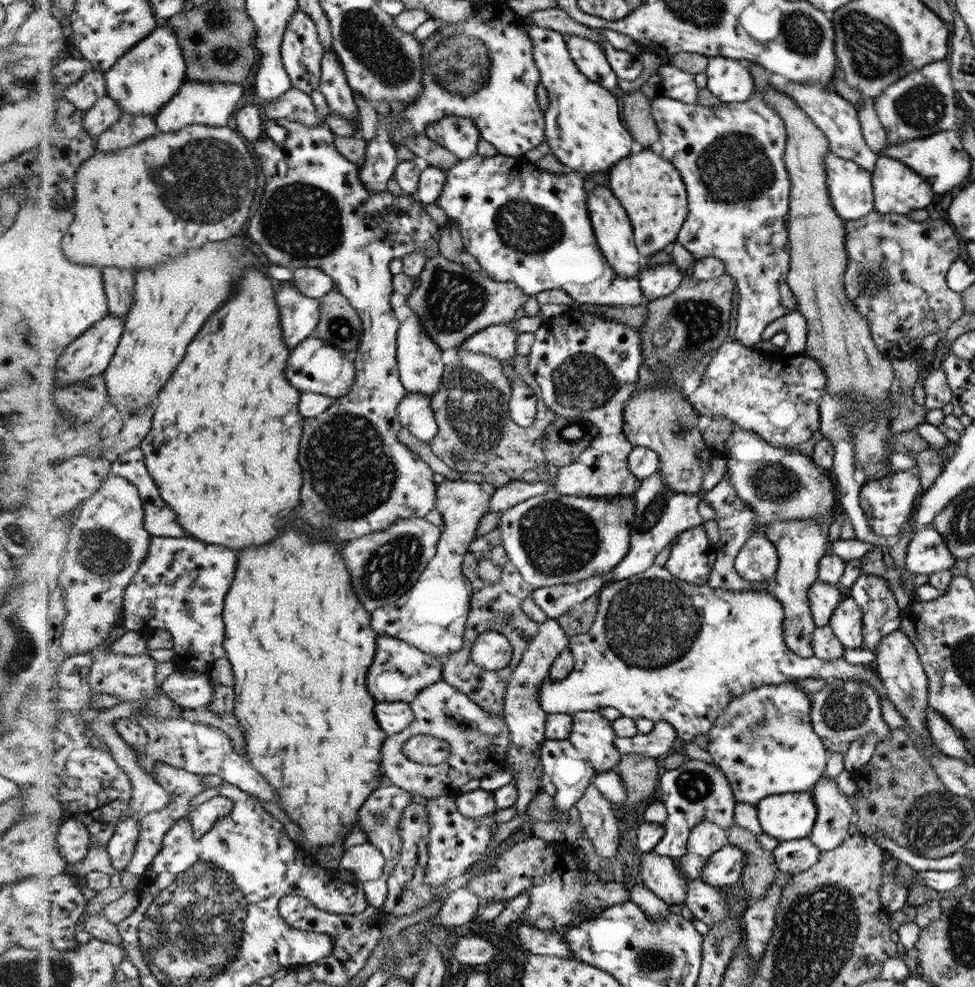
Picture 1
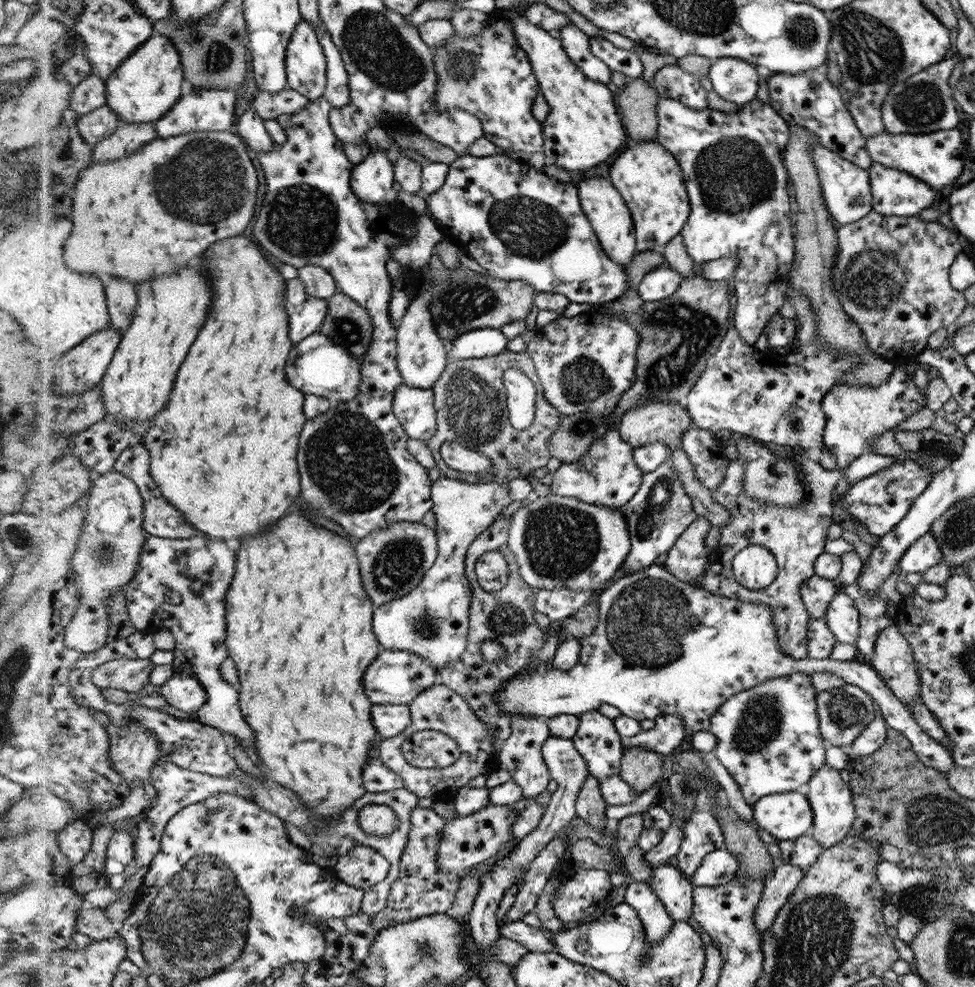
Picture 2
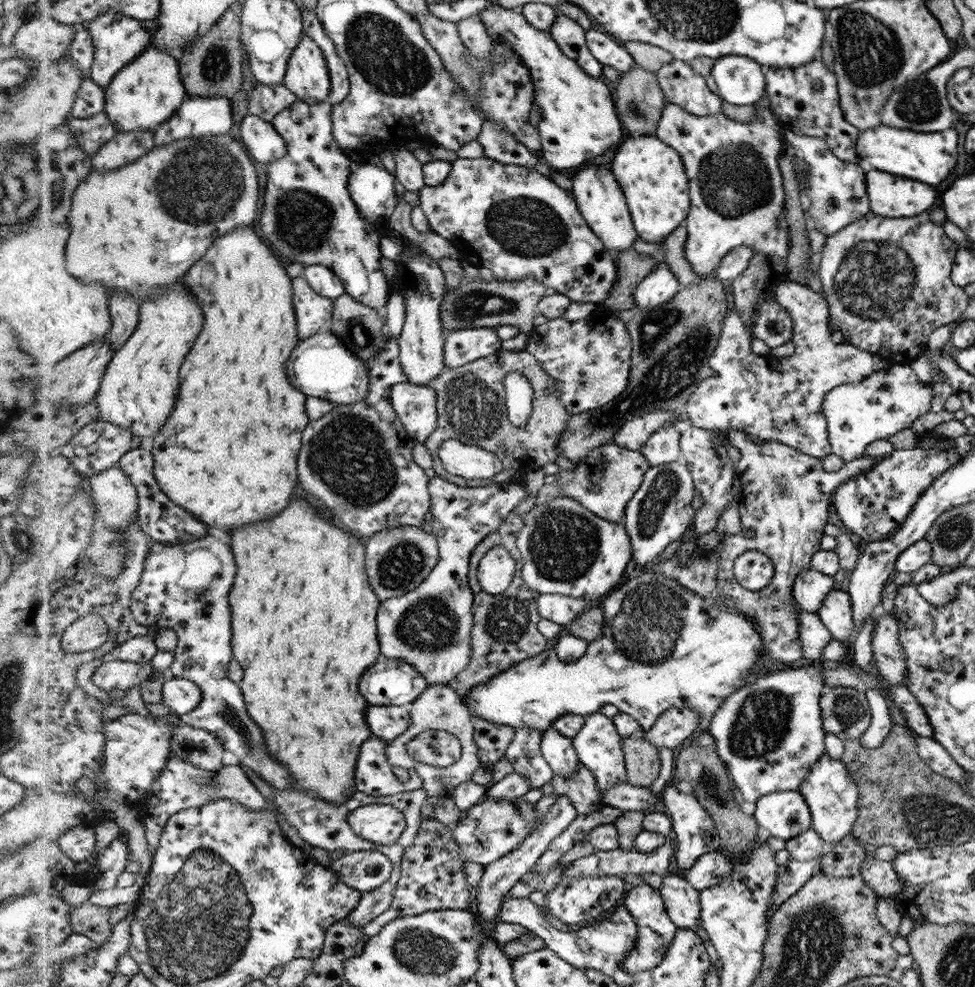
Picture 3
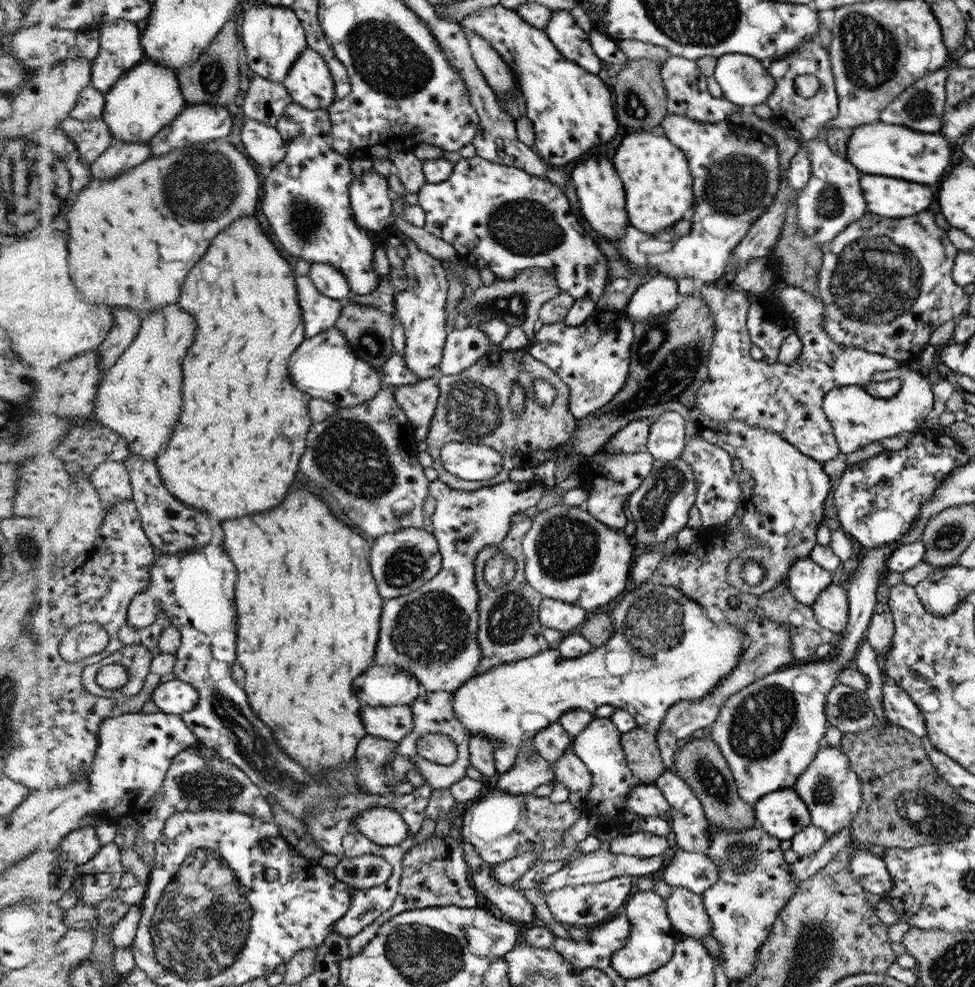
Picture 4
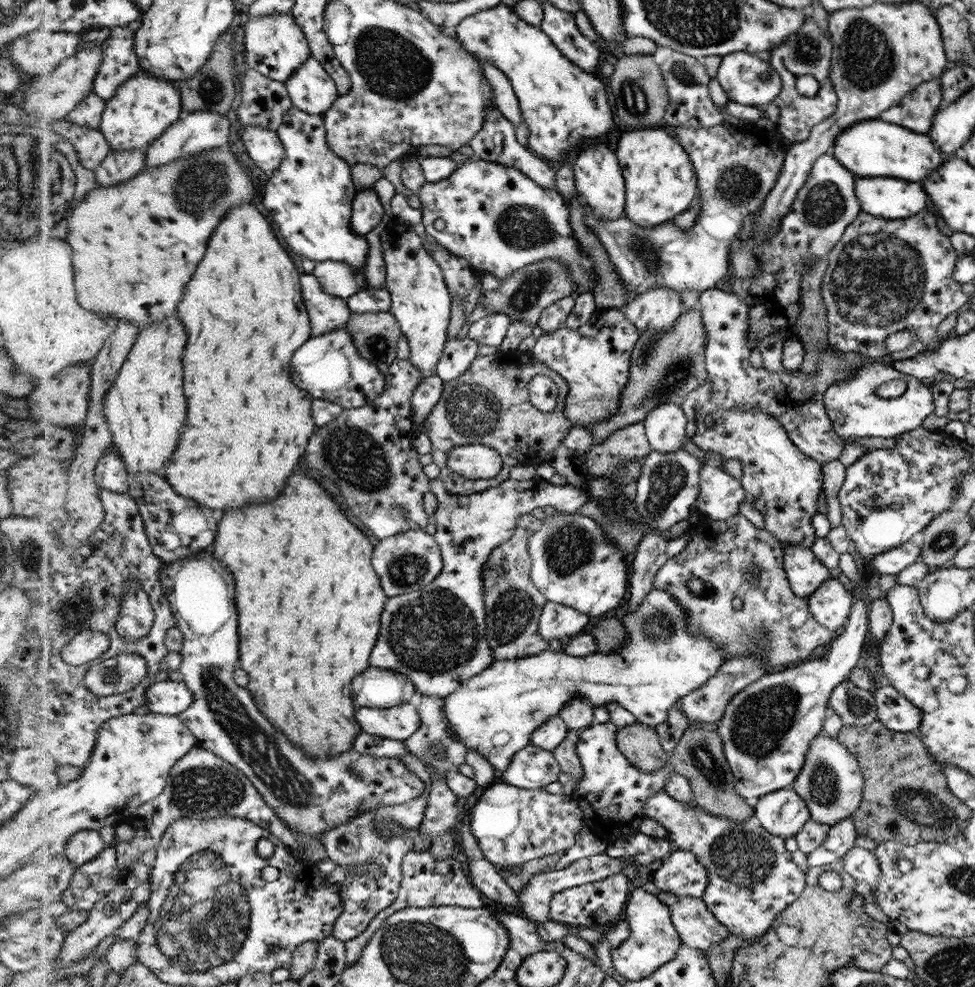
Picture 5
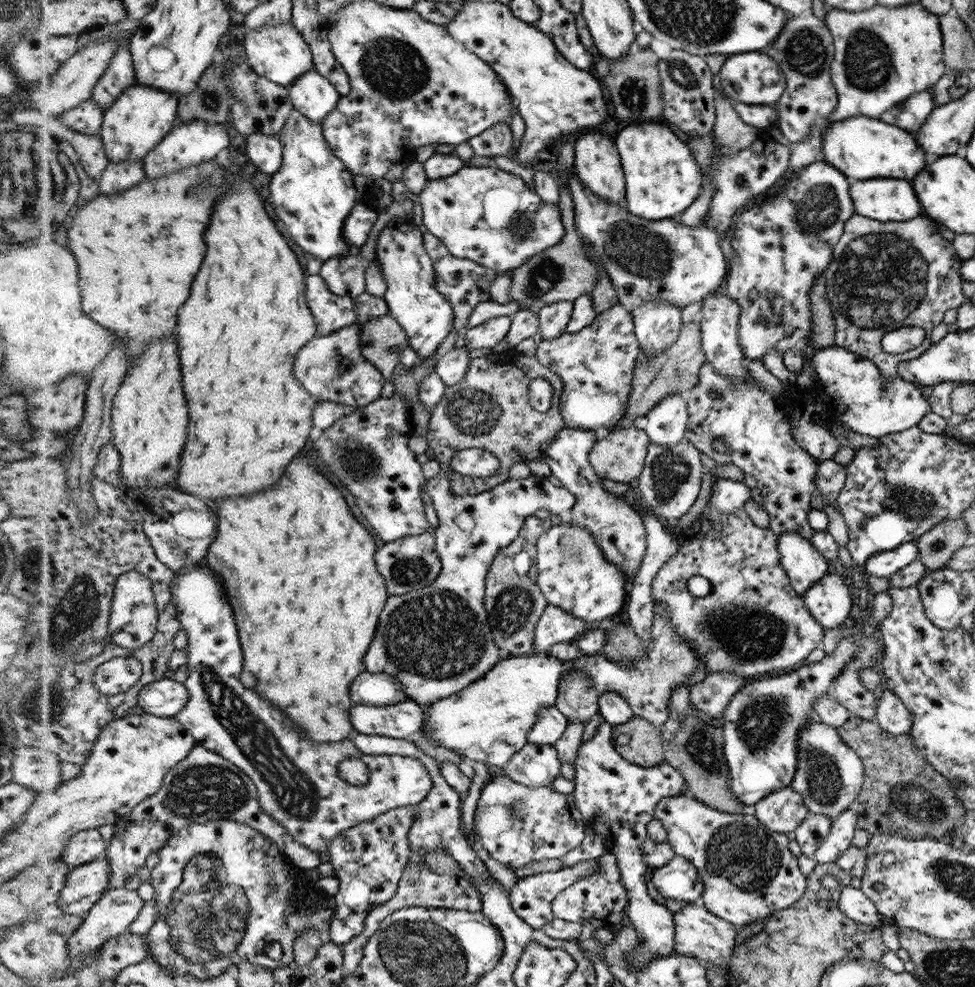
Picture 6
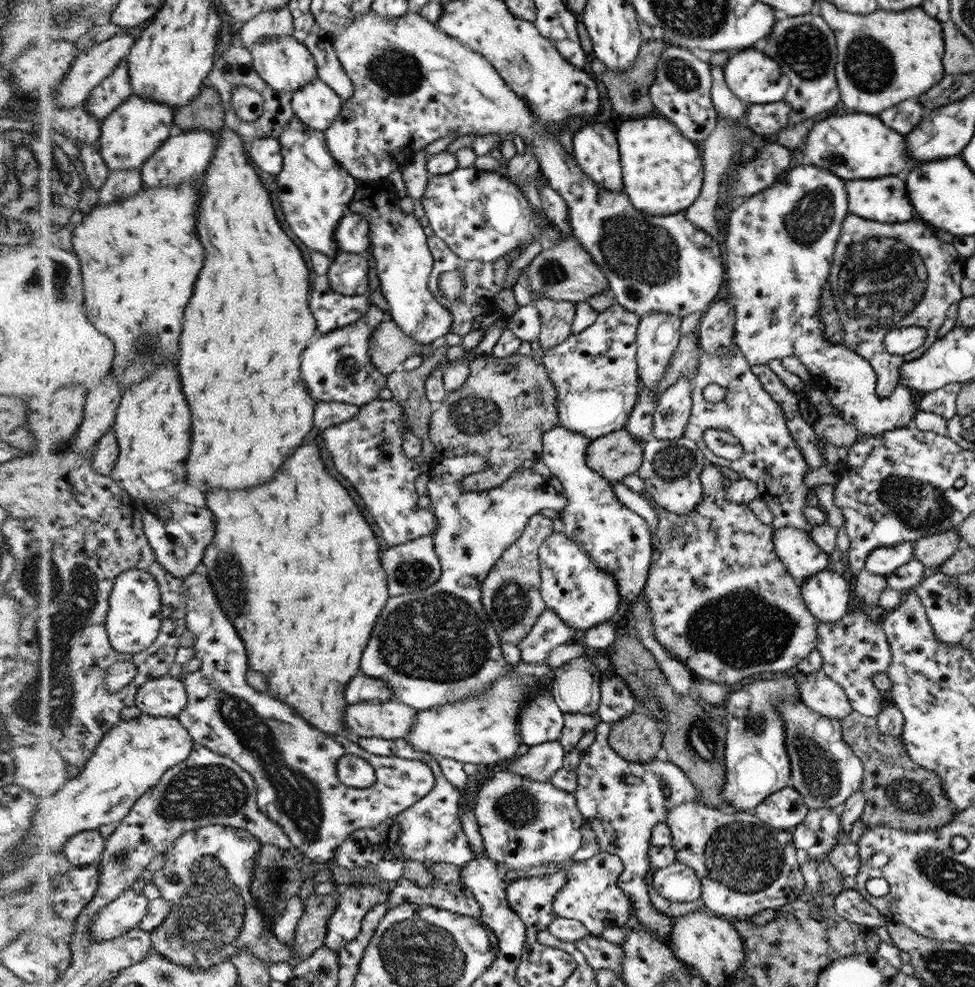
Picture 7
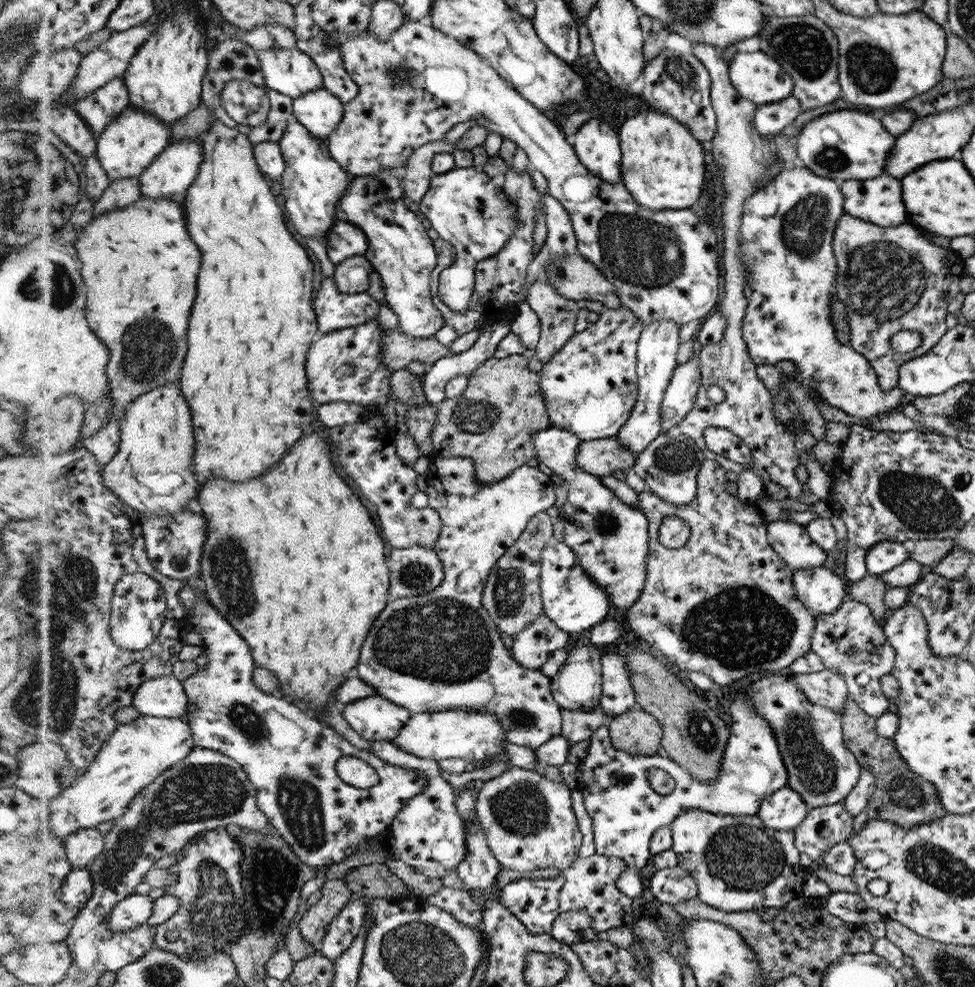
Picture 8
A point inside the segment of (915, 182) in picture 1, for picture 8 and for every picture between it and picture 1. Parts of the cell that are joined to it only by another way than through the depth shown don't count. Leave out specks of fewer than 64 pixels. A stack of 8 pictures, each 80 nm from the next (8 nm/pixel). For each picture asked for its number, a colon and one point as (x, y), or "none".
2: (896, 193)
3: (892, 196)
4: (888, 197)
5: (891, 198)
6: (885, 199)
7: (883, 199)
8: (878, 200)

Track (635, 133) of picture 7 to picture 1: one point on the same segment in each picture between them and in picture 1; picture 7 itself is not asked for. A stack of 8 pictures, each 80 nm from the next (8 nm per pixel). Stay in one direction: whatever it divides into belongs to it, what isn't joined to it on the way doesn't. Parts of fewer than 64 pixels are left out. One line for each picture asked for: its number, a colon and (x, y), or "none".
1: (650, 187)
2: (648, 176)
3: (653, 177)
4: (656, 175)
5: (660, 180)
6: (662, 177)

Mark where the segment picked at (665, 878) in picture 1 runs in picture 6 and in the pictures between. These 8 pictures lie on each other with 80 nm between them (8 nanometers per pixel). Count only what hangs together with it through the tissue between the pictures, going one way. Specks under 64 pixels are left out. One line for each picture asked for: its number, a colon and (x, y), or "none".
2: (670, 884)
3: (682, 902)
4: (686, 910)
5: (697, 927)
6: (698, 933)

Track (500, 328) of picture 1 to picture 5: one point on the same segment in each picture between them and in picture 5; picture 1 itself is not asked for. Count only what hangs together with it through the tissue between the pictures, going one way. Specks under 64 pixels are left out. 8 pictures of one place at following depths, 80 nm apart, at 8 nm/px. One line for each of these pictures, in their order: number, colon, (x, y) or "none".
2: (479, 343)
3: (464, 346)
4: (464, 346)
5: (457, 356)

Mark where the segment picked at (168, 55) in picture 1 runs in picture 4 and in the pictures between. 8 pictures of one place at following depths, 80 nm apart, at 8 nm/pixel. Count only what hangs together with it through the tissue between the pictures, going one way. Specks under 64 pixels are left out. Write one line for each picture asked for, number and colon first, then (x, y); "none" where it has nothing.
2: (151, 82)
3: (148, 93)
4: (145, 101)

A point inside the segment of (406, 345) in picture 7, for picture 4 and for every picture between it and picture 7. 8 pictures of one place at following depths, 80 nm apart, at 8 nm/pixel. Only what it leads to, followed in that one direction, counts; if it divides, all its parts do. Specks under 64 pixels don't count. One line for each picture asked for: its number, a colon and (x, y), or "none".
4: (368, 331)
5: (376, 334)
6: (383, 339)

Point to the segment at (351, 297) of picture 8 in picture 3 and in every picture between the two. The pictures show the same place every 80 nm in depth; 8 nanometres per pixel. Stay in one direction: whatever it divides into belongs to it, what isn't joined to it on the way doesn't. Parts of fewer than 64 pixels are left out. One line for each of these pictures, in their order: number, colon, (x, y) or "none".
3: (312, 310)
4: (321, 312)
5: (328, 312)
6: (332, 312)
7: (333, 310)

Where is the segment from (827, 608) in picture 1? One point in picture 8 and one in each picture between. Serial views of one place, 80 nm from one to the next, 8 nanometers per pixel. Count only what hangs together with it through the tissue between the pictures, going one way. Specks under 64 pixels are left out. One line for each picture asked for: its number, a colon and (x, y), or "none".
2: (817, 592)
3: (811, 588)
4: (806, 580)
5: (806, 573)
6: (805, 565)
7: (803, 557)
8: (791, 541)

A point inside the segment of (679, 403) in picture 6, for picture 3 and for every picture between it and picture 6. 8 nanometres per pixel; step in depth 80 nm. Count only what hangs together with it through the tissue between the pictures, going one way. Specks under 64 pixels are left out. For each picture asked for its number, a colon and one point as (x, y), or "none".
3: (663, 447)
4: (666, 441)
5: (666, 427)

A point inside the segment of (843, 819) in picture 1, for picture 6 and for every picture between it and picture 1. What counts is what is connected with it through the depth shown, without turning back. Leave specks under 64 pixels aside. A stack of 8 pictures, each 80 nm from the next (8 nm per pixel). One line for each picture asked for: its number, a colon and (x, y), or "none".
2: (832, 801)
3: (831, 795)
4: (830, 788)
5: (831, 784)
6: (830, 775)

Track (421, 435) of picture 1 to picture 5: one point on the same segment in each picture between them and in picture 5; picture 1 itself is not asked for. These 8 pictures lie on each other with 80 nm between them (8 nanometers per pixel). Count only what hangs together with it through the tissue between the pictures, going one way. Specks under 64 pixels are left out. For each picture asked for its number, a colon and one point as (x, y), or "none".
2: (415, 408)
3: (416, 405)
4: (419, 401)
5: (427, 394)

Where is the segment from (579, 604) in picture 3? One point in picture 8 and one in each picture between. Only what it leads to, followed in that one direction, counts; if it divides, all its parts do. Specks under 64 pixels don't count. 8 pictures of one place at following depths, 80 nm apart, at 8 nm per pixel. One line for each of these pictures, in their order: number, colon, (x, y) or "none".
4: (564, 616)
5: (557, 620)
6: (555, 625)
7: (550, 630)
8: (531, 647)

